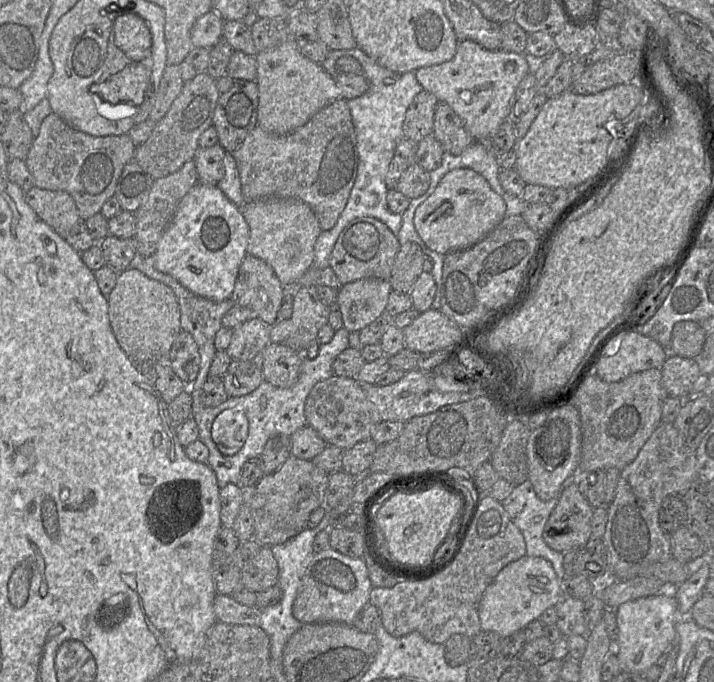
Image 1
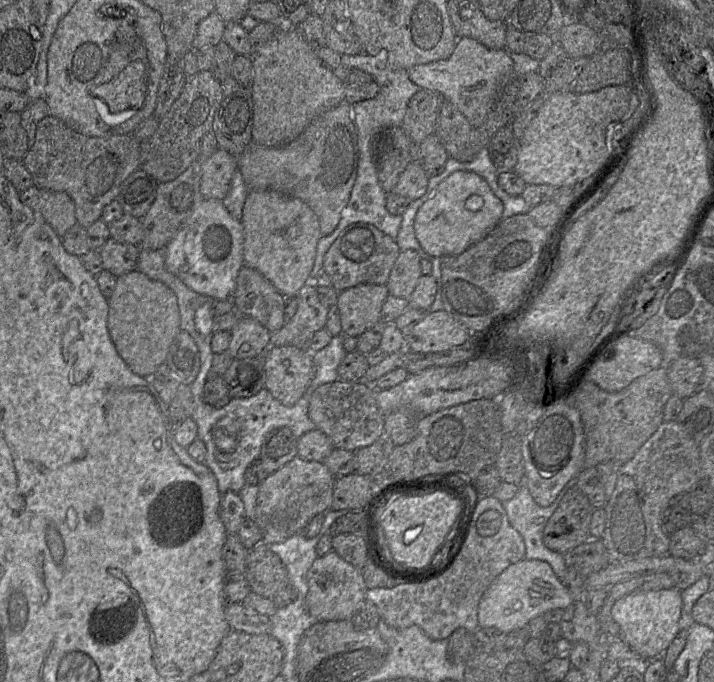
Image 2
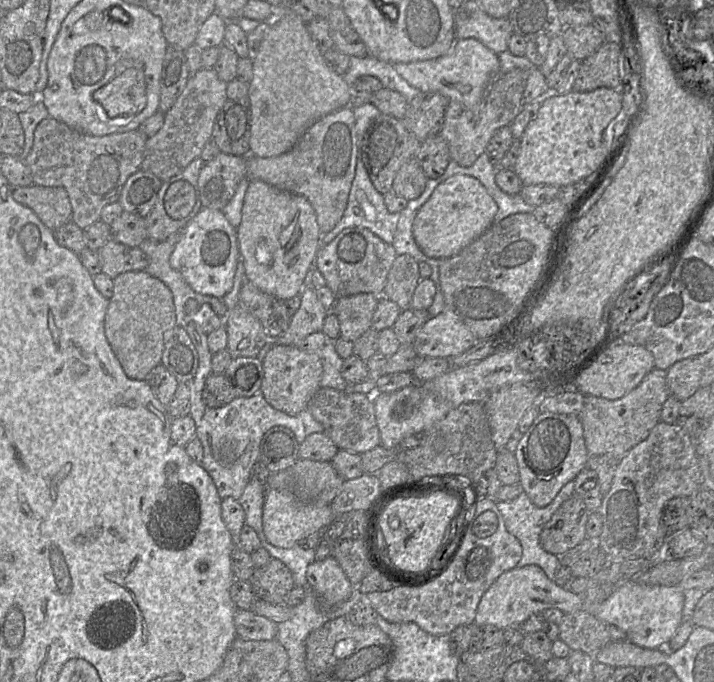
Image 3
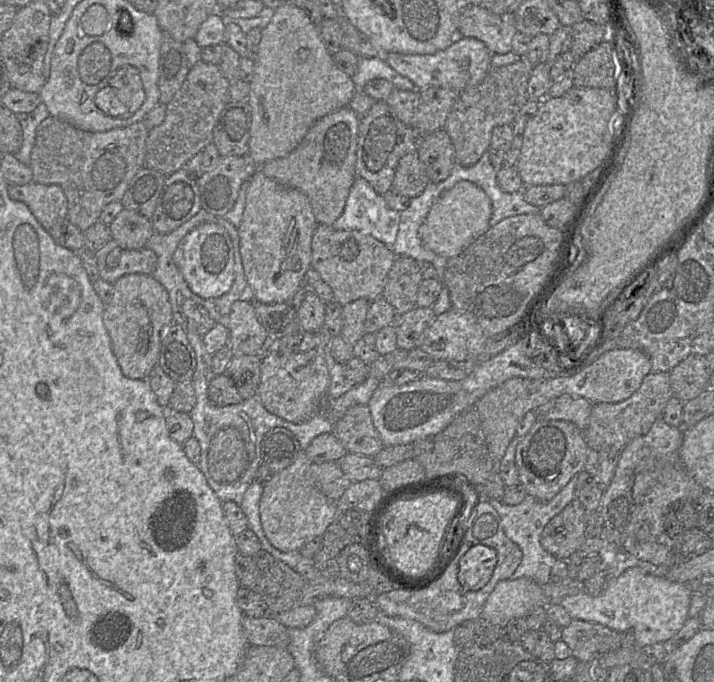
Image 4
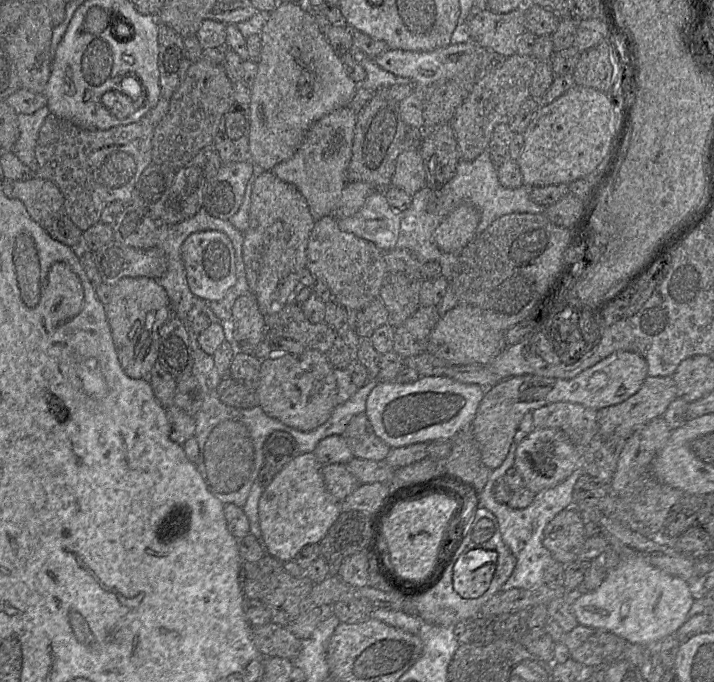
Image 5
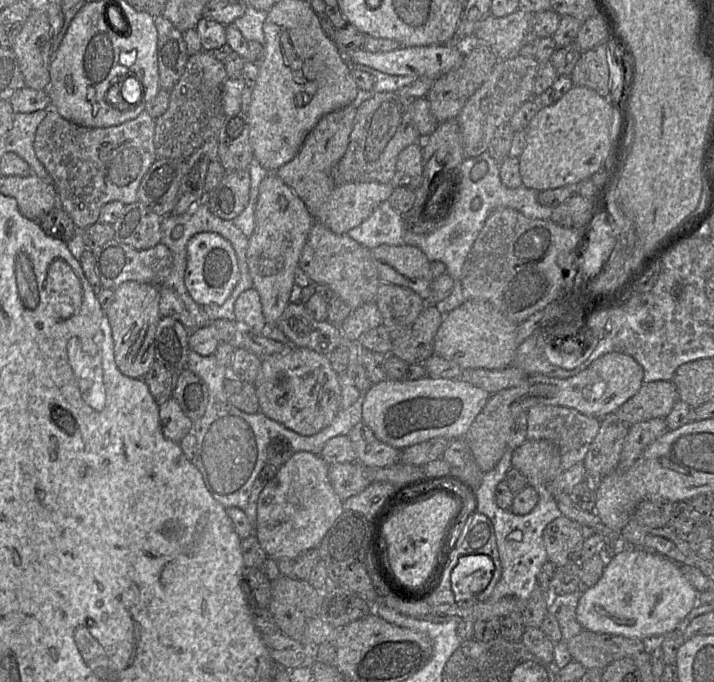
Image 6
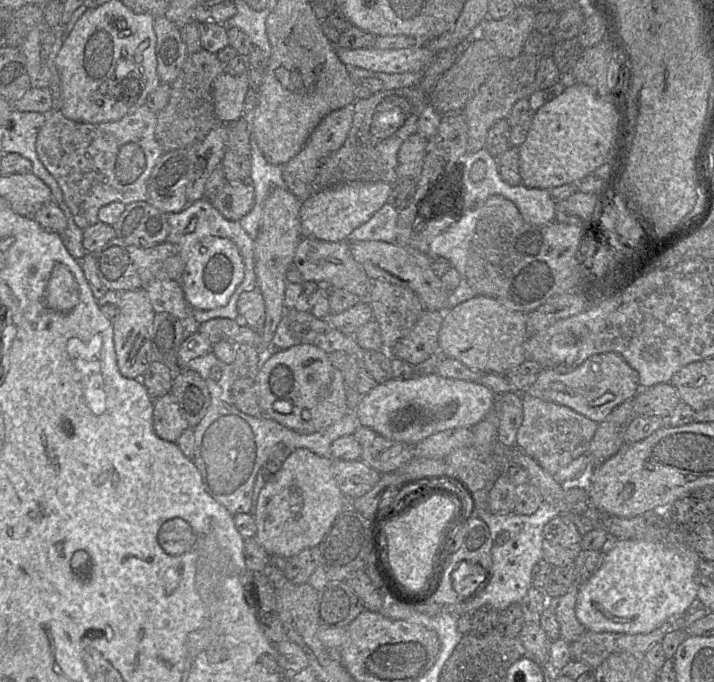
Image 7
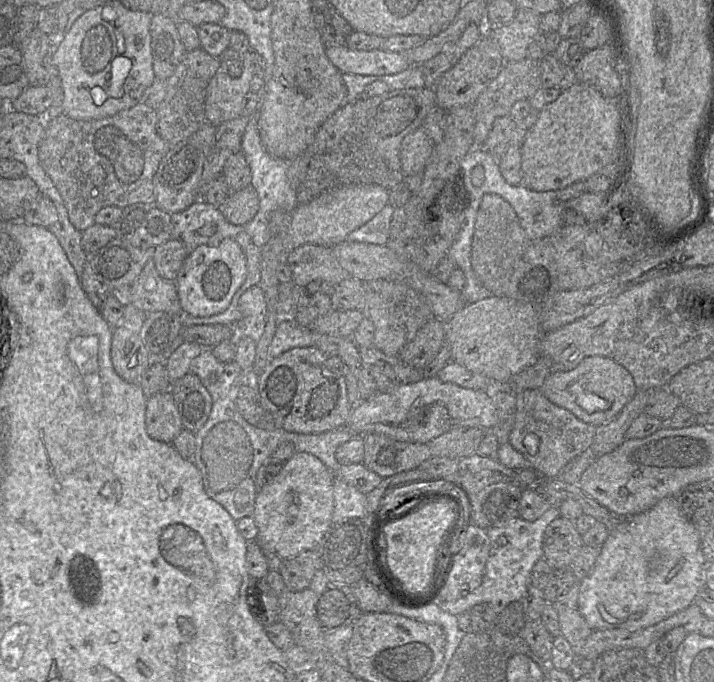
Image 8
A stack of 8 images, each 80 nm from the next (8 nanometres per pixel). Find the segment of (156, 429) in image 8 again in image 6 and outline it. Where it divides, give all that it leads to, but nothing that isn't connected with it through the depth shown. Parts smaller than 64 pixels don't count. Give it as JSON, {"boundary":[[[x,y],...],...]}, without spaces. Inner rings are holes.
{"boundary":[[[173,397],[159,404],[159,419],[164,437],[171,441],[179,443],[185,435],[193,433],[193,421],[185,415],[180,405]]]}

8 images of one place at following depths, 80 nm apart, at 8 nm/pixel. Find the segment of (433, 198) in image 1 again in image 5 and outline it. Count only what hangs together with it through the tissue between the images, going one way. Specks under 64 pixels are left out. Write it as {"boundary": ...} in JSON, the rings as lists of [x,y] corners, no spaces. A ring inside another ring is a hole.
{"boundary":[[[461,204],[449,213],[434,231],[437,247],[446,253],[459,255],[476,237],[480,211],[472,204]]]}

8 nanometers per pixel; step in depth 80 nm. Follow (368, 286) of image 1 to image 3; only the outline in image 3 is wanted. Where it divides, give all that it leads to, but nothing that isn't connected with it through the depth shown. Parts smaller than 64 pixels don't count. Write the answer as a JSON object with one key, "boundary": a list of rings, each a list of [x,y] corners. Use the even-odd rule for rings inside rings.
{"boundary":[[[360,293],[337,298],[334,308],[339,321],[340,338],[354,343],[371,329],[379,297],[371,293]]]}

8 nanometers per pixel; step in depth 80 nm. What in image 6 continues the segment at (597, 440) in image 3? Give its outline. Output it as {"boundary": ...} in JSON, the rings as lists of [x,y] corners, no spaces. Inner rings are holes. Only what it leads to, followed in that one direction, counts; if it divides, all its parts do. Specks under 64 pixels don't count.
{"boundary":[[[672,380],[643,383],[639,391],[616,411],[616,415],[631,426],[652,418],[665,418],[677,401],[678,392]]]}

